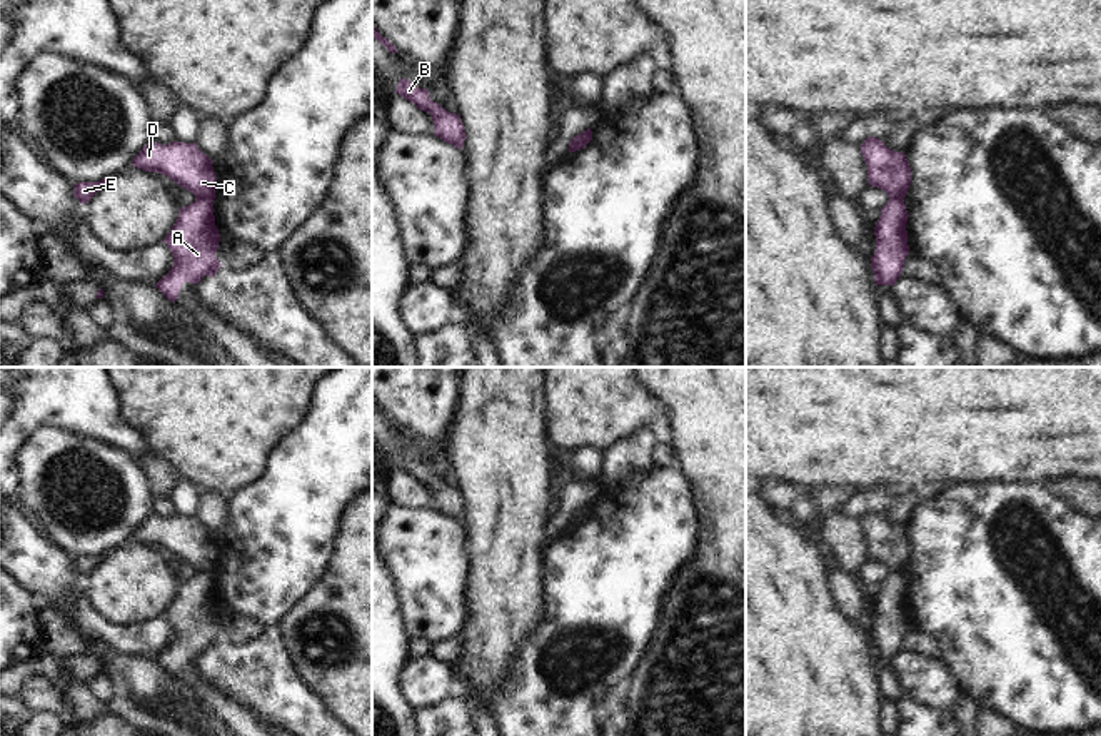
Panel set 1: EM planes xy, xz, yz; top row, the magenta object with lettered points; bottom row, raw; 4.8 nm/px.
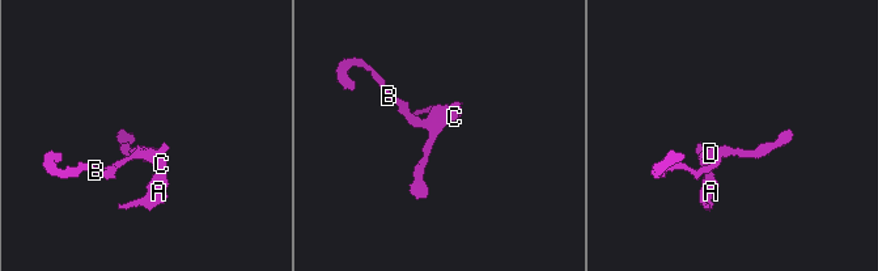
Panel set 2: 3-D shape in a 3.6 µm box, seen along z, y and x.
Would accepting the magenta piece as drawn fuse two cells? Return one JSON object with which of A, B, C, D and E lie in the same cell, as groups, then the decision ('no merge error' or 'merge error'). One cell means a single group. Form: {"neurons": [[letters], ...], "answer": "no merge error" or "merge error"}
{"neurons": [["A"], ["B", "C", "D", "E"]], "answer": "merge error"}

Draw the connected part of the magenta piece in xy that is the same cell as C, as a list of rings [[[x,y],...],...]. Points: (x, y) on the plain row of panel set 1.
[[[150,516],[132,534],[132,539],[145,546],[158,546],[187,562],[195,572],[215,572],[215,546],[212,534],[194,517],[170,516],[167,519]]]

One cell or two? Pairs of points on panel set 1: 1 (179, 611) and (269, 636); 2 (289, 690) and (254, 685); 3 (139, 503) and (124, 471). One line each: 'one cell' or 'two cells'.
1: two cells
2: one cell
3: one cell

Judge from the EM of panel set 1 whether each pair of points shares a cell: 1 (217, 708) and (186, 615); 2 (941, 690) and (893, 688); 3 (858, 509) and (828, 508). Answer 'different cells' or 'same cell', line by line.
1: same cell
2: different cells
3: different cells

